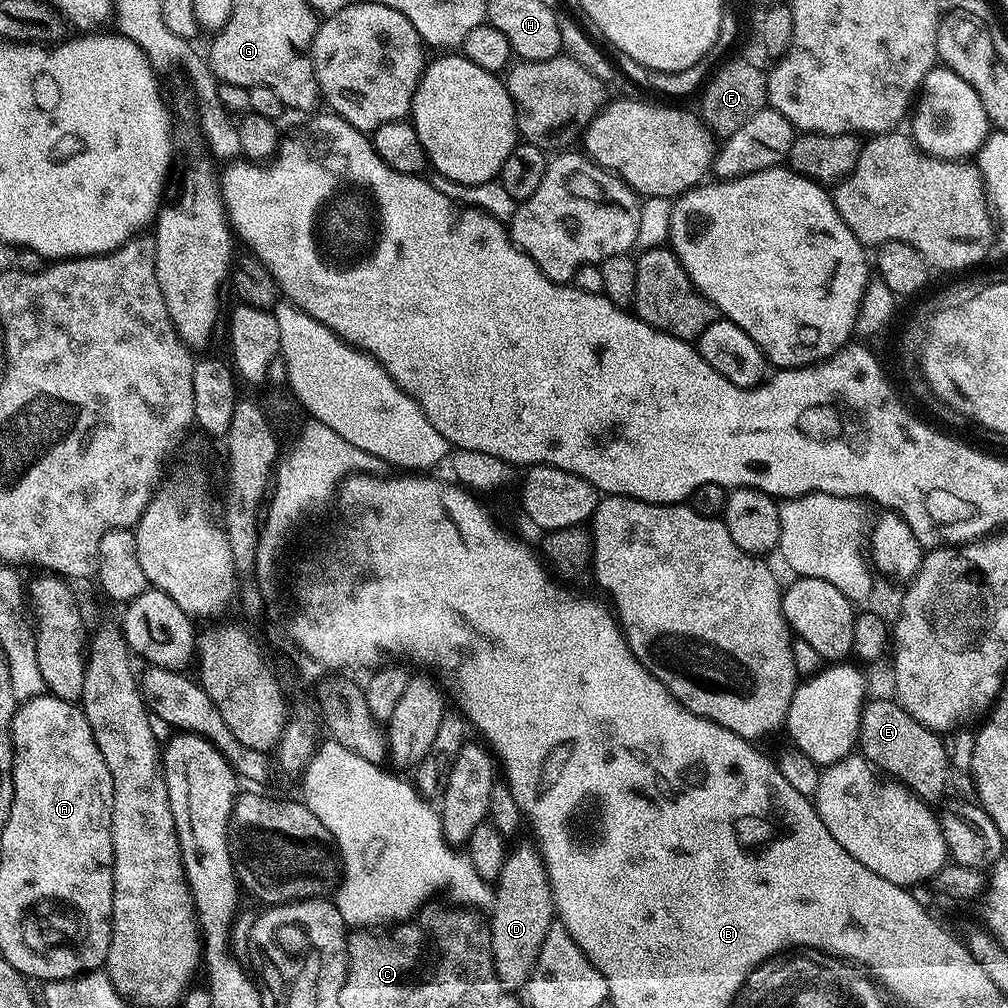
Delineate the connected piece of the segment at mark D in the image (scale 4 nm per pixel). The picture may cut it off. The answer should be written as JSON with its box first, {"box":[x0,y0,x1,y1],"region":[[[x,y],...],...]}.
{"box":[490,844,554,990],"region":[[[520,844],[509,851],[504,858],[504,865],[500,871],[500,879],[495,881],[496,901],[492,904],[490,927],[492,930],[492,961],[496,976],[509,990],[520,990],[527,985],[532,977],[538,954],[542,950],[542,942],[554,922],[554,905],[552,903],[552,887],[548,881],[548,867],[539,847]]]}

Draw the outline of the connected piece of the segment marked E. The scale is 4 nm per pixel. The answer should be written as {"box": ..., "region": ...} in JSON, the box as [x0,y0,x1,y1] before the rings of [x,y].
{"box":[859,699,948,802],"region":[[[869,699],[865,703],[864,711],[860,713],[859,755],[863,756],[877,773],[899,782],[909,791],[917,794],[924,802],[933,802],[932,800],[938,799],[948,784],[948,752],[940,740],[943,740],[941,733],[922,726],[922,722],[915,720],[895,699]]]}

